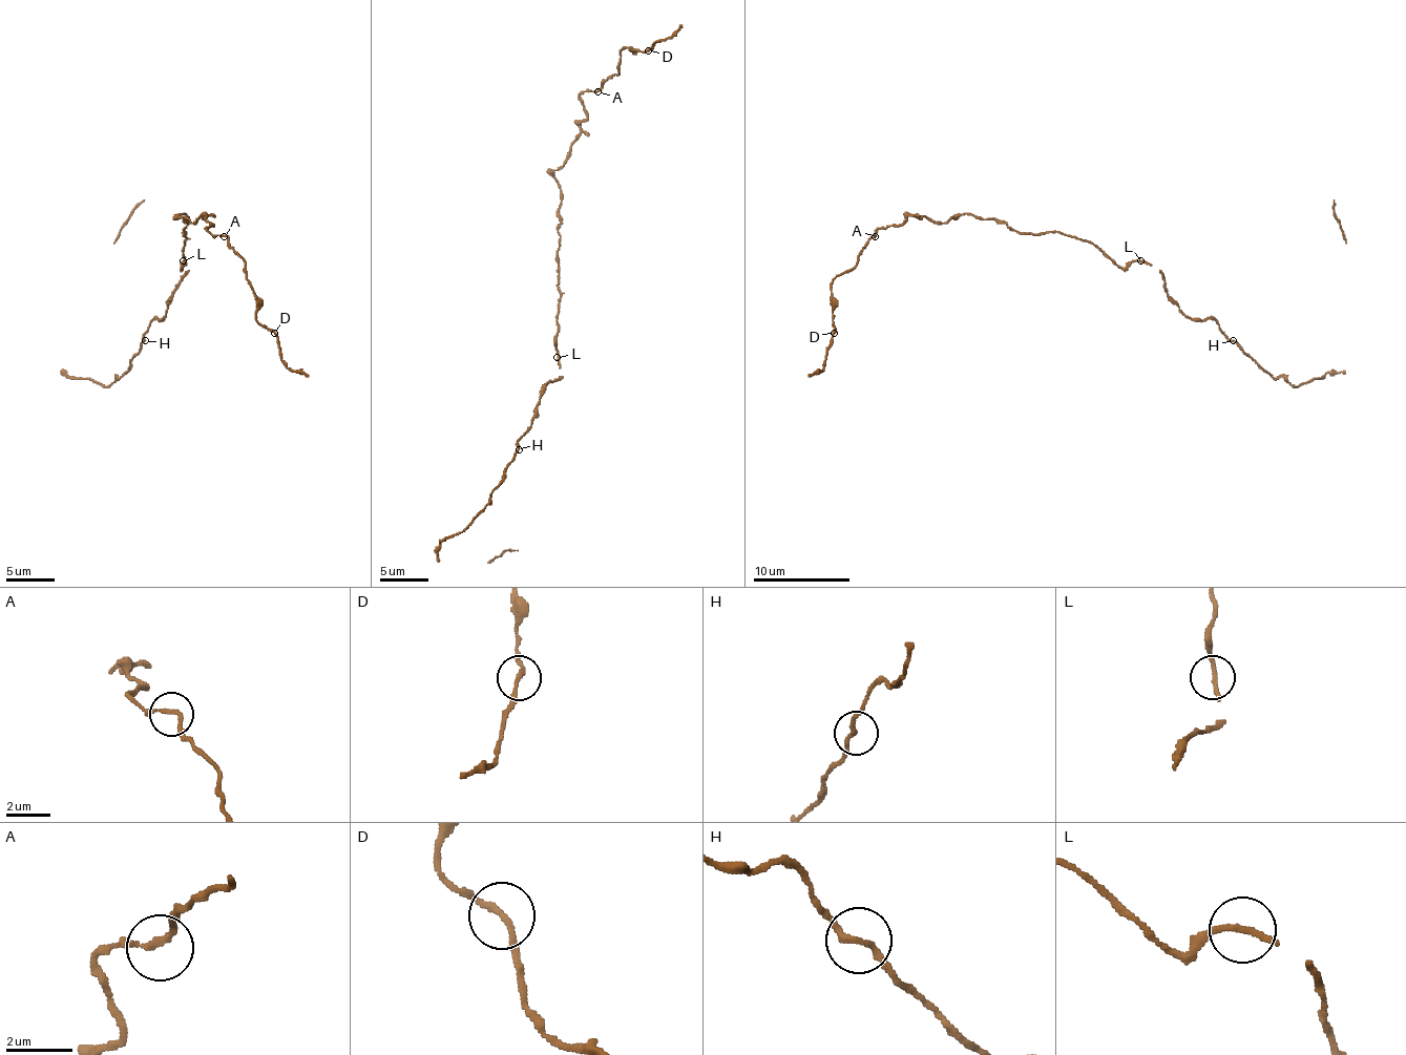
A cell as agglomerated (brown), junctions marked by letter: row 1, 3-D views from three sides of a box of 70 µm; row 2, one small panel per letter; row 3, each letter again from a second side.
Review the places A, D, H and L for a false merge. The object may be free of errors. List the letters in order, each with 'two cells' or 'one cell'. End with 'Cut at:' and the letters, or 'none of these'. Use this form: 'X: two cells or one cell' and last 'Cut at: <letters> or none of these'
A: one cell
D: two cells
H: one cell
L: one cell
Cut at: D

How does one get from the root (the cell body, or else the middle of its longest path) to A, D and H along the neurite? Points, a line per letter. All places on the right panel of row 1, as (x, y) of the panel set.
A: (1124, 268), (1075, 236), (1015, 232), (993, 217), (936, 223), (909, 215), (875, 236)
D: (1124, 268), (1058, 232), (909, 215), (880, 227), (832, 282), (834, 333)
H: (1124, 268), (1134, 260), (1146, 260), (1160, 271), (1168, 297), (1187, 316), (1214, 319), (1218, 329), (1233, 340)

